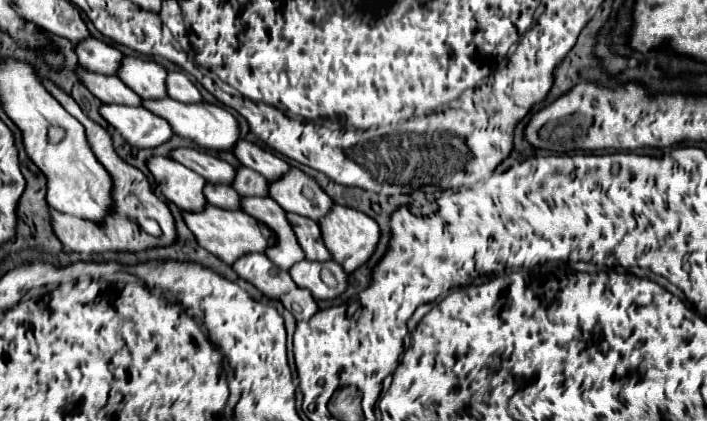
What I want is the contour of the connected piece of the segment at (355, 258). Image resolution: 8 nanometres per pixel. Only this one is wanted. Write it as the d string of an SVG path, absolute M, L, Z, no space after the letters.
M335 204L327 216L323 216L319 222L321 228L321 236L323 236L323 244L329 250L331 258L343 266L345 272L353 272L357 270L361 264L365 264L369 260L369 256L373 254L377 242L379 242L379 226L375 222L371 222L369 216L353 210L353 208L345 208Z

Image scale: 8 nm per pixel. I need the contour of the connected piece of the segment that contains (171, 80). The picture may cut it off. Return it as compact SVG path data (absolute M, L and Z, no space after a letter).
M167 72L167 94L179 102L201 102L197 86L183 72Z

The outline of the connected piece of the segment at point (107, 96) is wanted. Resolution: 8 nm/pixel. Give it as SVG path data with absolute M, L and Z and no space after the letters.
M77 66L75 74L83 82L83 86L89 88L89 92L93 96L97 96L101 102L125 104L125 106L141 106L141 98L133 90L129 90L129 86L125 86L117 76L95 74L95 72L89 72L83 66Z

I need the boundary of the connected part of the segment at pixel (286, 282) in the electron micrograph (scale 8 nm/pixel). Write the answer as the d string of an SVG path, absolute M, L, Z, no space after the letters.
M243 254L237 258L237 262L233 262L233 270L239 274L239 278L247 280L269 298L279 298L295 288L295 282L289 278L289 274L273 266L265 254Z

